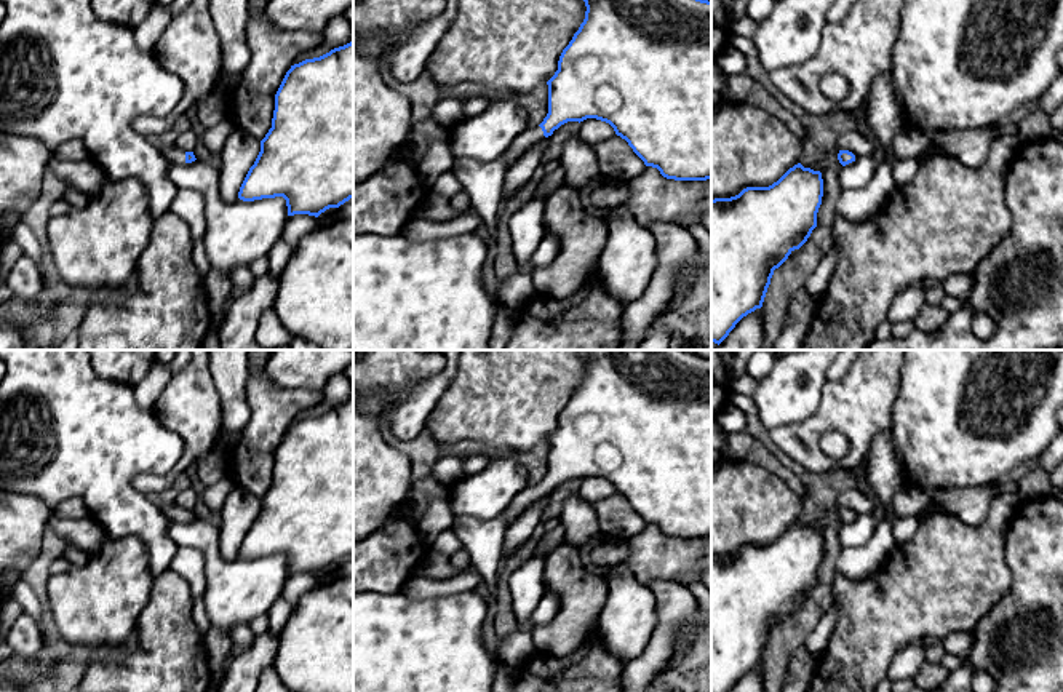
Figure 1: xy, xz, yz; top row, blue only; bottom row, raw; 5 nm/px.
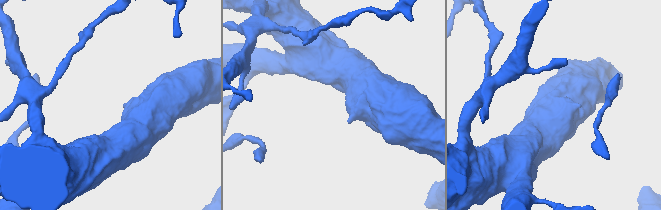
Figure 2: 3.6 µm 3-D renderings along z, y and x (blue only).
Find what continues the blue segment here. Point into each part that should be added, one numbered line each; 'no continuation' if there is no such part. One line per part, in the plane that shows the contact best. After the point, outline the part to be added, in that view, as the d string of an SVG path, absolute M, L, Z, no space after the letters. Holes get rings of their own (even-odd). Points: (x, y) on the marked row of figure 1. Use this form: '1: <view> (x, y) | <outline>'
1: xz (533, 135) | M532 126L528 128L526 133L523 133L521 136L518 136L513 144L508 147L508 150L502 155L505 158L505 161L508 163L508 169L518 161L518 158L526 152L526 149L543 139L543 131L540 126Z

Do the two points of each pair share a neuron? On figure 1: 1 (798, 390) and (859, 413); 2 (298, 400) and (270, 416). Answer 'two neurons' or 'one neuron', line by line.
1: two neurons
2: one neuron

